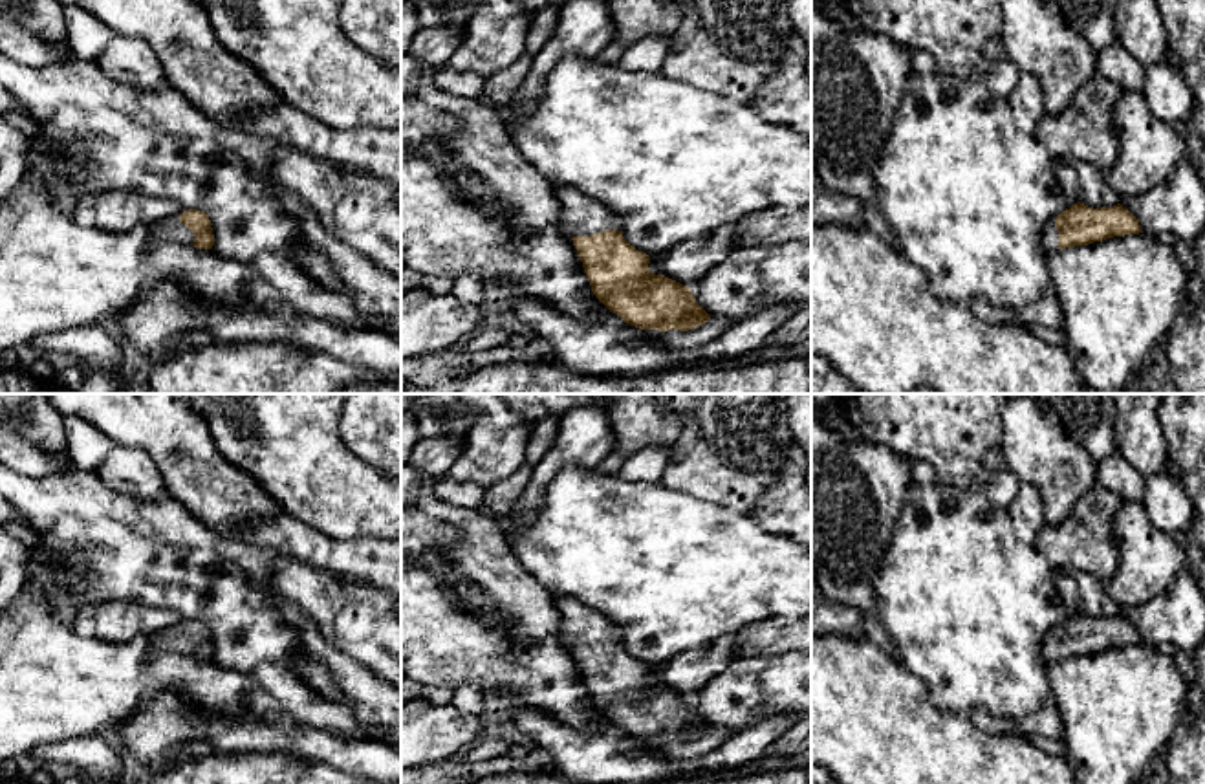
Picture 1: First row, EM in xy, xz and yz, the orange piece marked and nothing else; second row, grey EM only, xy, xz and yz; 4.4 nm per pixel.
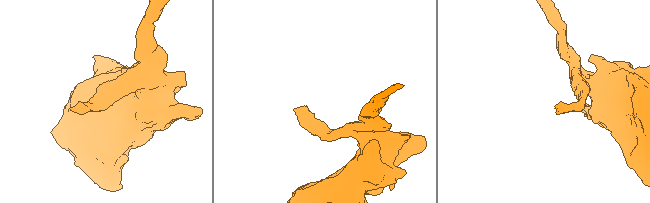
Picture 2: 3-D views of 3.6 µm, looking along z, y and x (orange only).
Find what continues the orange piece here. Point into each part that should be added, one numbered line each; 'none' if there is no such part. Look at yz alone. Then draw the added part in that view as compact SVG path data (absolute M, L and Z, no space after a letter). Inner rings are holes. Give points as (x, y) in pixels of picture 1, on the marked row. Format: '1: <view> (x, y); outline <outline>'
1: yz (1050, 235); outline M1046 227L1042 231L1042 247L1048 255L1053 255L1058 251L1058 229L1057 227Z

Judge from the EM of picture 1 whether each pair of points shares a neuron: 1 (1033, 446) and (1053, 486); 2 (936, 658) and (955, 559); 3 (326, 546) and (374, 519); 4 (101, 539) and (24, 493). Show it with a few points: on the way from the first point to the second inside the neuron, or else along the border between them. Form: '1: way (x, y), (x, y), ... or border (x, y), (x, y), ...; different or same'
1: way (1042, 455), (1053, 466), (1053, 477); same
2: way (945, 634), (945, 627), (955, 618), (955, 583); same
3: border (299, 519), (336, 539), (381, 539); different
4: border (103, 519), (61, 515), (54, 524); different

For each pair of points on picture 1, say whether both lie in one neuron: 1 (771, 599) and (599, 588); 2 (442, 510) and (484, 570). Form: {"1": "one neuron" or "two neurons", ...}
{"1": "one neuron", "2": "one neuron"}

